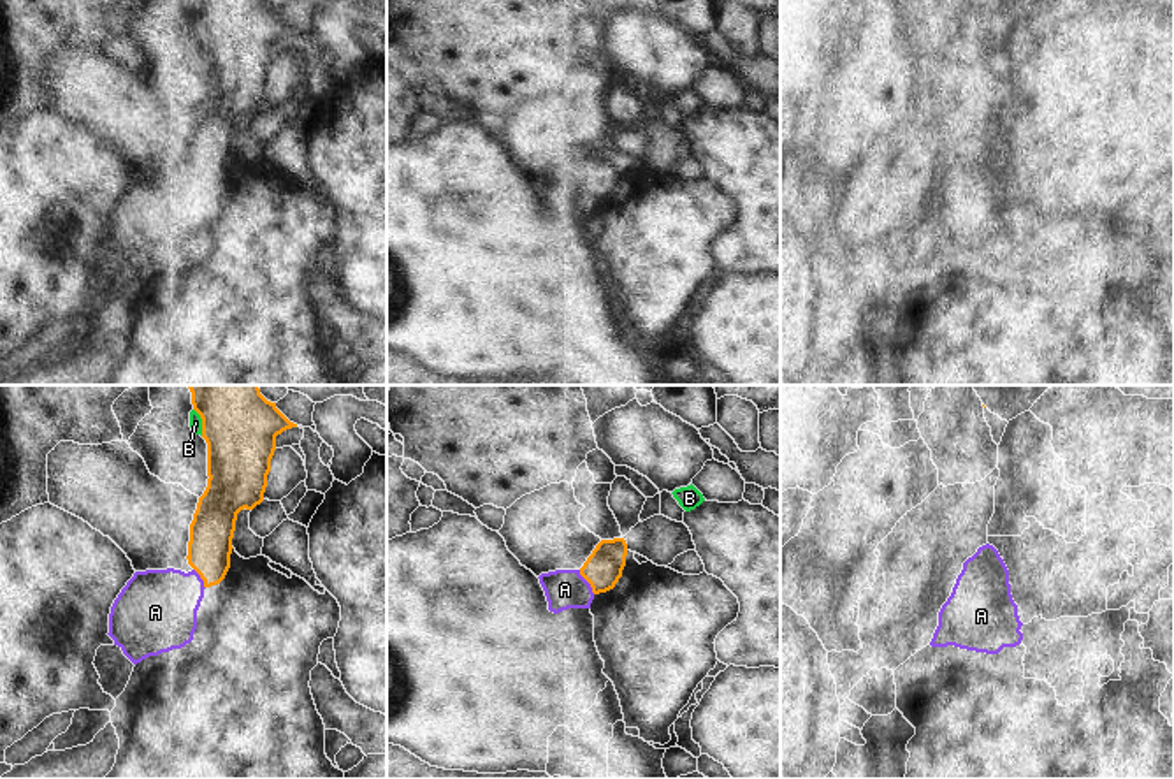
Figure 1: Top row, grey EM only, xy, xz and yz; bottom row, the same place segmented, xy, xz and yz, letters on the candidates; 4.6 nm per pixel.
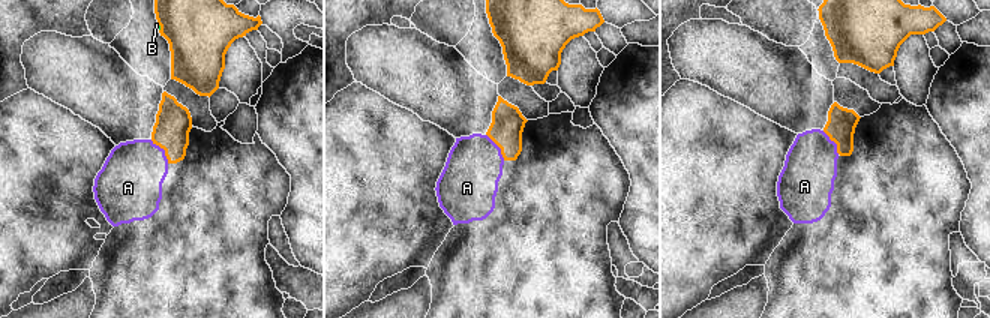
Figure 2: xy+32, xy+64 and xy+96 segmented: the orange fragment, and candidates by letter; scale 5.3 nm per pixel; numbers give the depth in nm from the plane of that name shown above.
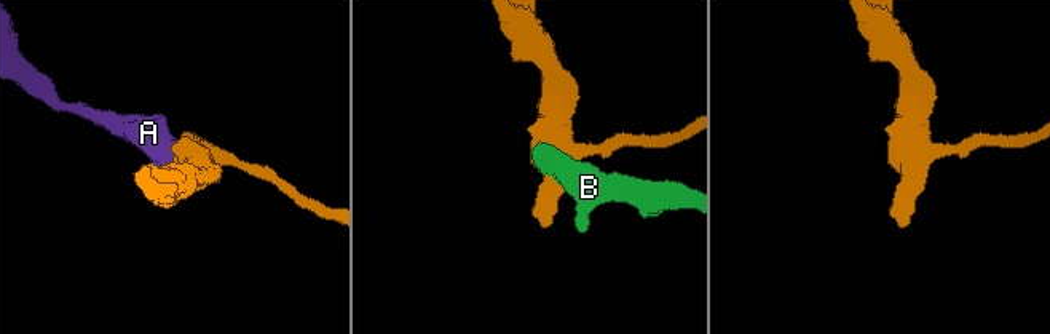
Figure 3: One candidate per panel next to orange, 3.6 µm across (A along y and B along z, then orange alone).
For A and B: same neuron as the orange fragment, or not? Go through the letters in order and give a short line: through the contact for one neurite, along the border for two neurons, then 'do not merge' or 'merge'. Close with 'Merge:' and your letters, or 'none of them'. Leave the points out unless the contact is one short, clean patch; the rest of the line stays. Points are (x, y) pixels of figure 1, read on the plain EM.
A: line xz (603, 174), (587, 187), (577, 194), (565, 196); merge
B: do not merge
Merge: A

